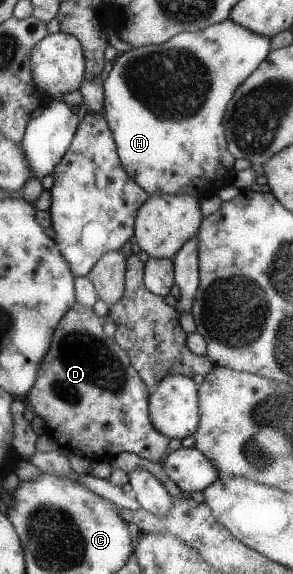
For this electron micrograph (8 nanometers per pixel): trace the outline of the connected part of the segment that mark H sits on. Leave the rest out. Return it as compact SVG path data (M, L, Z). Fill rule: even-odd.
M230 18L222 20L220 23L212 24L195 32L183 31L177 36L173 36L165 43L158 45L145 45L142 47L130 48L127 52L122 52L115 58L111 65L107 78L102 82L103 116L106 118L110 131L114 135L114 143L117 145L117 153L122 167L130 175L131 180L135 181L149 195L176 195L186 194L196 197L198 200L217 195L217 190L225 184L230 184L229 178L233 176L233 157L226 149L226 135L223 116L227 103L234 95L234 90L262 63L262 60L270 54L269 39L251 32L249 29L239 26Z

